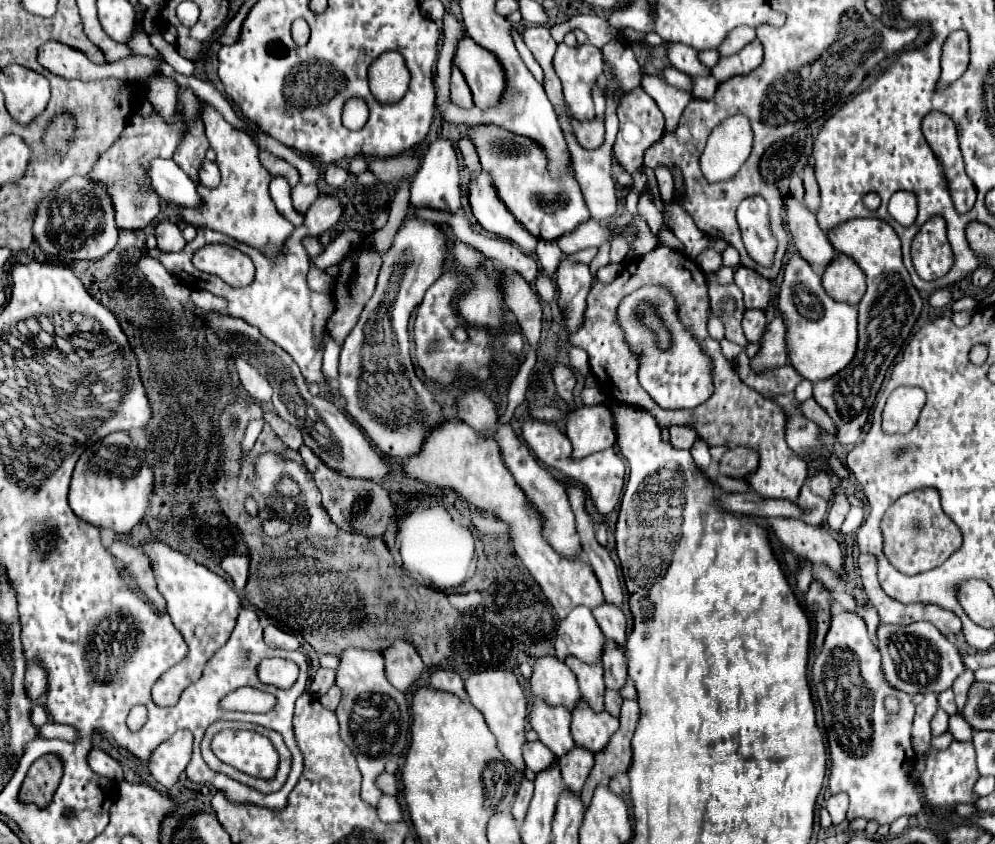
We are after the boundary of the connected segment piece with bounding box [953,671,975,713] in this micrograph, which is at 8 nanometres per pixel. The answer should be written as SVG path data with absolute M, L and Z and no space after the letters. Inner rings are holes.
M965 671L965 673L961 673L961 675L955 679L955 683L953 683L953 691L955 691L955 701L957 701L959 713L961 713L963 705L965 705L967 691L969 691L969 687L971 687L973 681L975 681L975 673L973 673L973 671Z

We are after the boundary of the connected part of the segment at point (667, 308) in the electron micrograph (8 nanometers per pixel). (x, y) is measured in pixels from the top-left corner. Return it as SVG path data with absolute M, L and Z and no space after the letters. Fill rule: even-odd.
M645 285L641 289L635 289L631 295L627 295L617 307L617 325L623 331L623 337L631 353L639 359L639 383L658 405L664 409L693 409L711 397L713 361L703 351L695 335L691 335L689 329L681 323L677 301L667 291L667 287ZM643 297L655 297L655 301L659 301L663 319L667 321L667 325L671 325L671 331L675 333L675 341L671 349L667 349L667 353L659 353L654 333L647 329L640 320L640 316L637 316L636 309L643 302Z

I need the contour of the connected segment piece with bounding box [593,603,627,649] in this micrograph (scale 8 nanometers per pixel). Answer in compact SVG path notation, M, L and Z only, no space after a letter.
M603 603L599 609L593 611L593 617L599 623L601 631L605 633L605 637L615 641L621 649L625 649L625 641L627 641L625 615L619 613L619 609L611 609L607 603Z

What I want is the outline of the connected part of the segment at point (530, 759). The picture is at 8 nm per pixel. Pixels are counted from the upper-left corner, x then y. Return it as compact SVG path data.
M541 741L527 743L527 745L525 745L523 759L525 759L527 767L529 767L533 773L541 773L541 771L549 769L549 767L557 761L557 757L555 757Z

